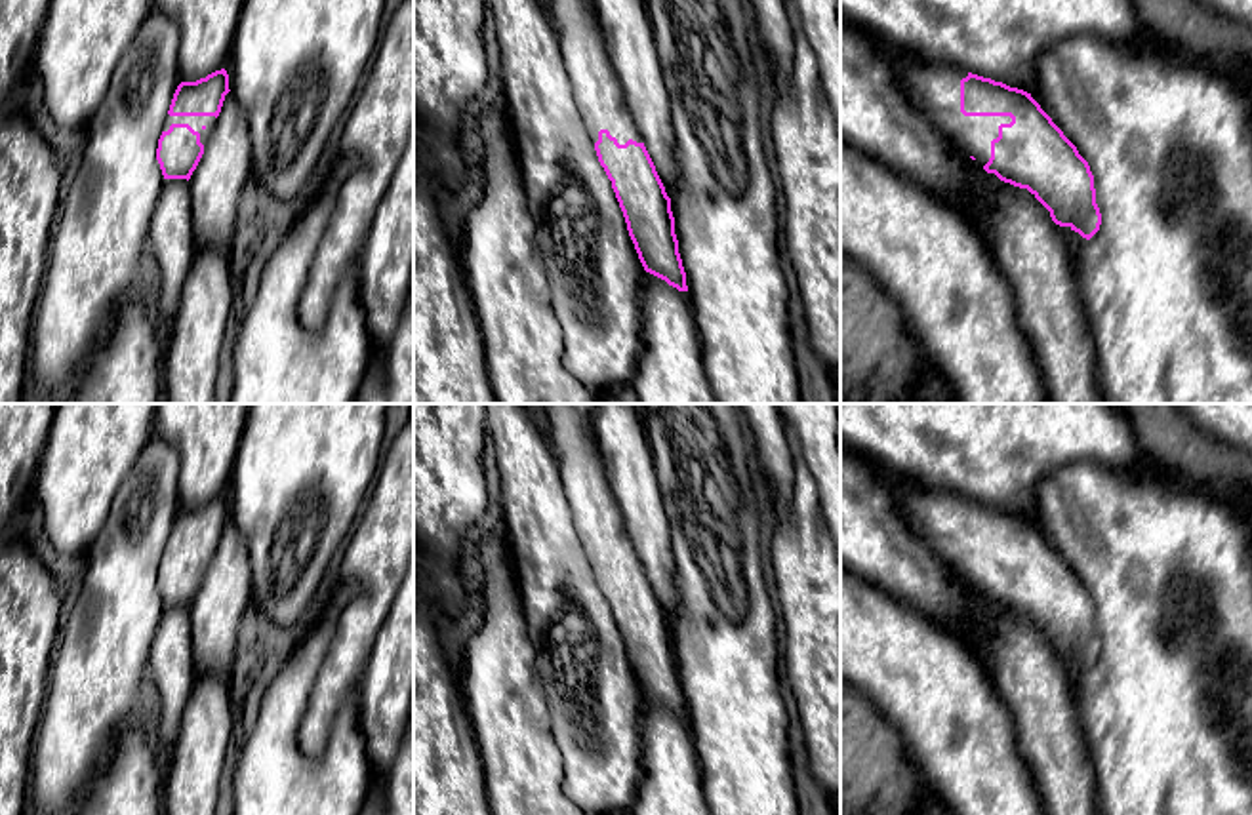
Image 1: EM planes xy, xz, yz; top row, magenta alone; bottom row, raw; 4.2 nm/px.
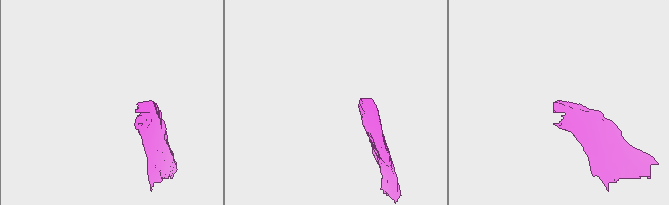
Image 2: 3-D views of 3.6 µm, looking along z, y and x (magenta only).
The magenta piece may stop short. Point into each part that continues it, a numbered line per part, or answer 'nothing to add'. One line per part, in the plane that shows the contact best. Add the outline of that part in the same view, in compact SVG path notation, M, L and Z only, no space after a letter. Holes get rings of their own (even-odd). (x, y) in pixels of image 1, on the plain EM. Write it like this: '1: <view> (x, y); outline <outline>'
1: yz (934, 516); outline M899 482L896 489L899 512L919 535L962 581L974 583L985 592L991 585L991 567L999 564L999 552L1010 550L1010 543L964 543L960 539L960 507L966 497L949 491L934 491L911 482Z

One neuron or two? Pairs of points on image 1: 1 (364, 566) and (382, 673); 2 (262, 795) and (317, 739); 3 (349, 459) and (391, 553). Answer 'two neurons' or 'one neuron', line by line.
1: two neurons
2: two neurons
3: two neurons

